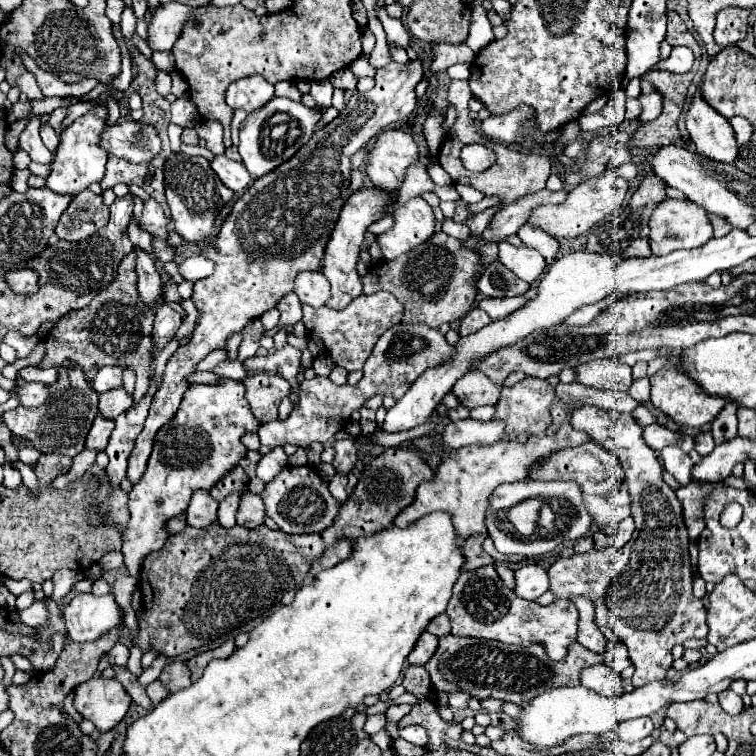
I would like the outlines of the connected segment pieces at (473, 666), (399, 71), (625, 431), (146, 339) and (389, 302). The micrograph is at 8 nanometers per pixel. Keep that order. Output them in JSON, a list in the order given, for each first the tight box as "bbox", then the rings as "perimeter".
[{"bbox":[425,635,603,705],"perimeter":[[[445,635],[439,639],[439,647],[435,655],[425,663],[425,669],[429,671],[437,691],[465,691],[479,701],[493,697],[525,705],[525,701],[531,701],[547,689],[579,685],[579,673],[595,663],[603,663],[603,655],[589,651],[581,643],[573,643],[561,661],[551,661],[541,649],[541,645],[531,645],[529,649],[519,645],[505,645],[501,641],[481,641],[475,637]]]},{"bbox":[127,61,423,483],"perimeter":[[[411,61],[407,65],[399,65],[399,63],[389,63],[387,67],[379,69],[375,75],[375,87],[371,91],[357,91],[349,97],[345,109],[341,115],[337,115],[329,125],[325,125],[323,129],[317,129],[317,133],[313,133],[313,137],[309,139],[309,143],[305,147],[301,147],[289,161],[285,161],[285,165],[277,167],[273,173],[267,173],[265,177],[259,177],[245,193],[243,197],[239,197],[233,205],[231,215],[227,217],[227,221],[221,227],[221,233],[217,235],[217,239],[213,239],[209,245],[201,247],[201,253],[205,257],[209,257],[211,261],[217,263],[215,271],[211,277],[201,279],[195,283],[193,289],[193,303],[199,311],[199,319],[197,319],[197,327],[193,331],[191,341],[177,349],[171,359],[167,361],[161,385],[153,397],[153,405],[149,409],[149,417],[145,421],[145,429],[139,433],[133,453],[129,455],[129,469],[127,469],[127,479],[131,483],[137,483],[145,469],[147,469],[147,461],[151,455],[151,447],[153,447],[153,437],[155,433],[169,423],[177,409],[179,403],[183,399],[185,389],[189,389],[189,375],[197,373],[197,365],[199,361],[215,351],[215,349],[223,349],[225,347],[225,339],[235,333],[241,331],[251,319],[261,317],[265,311],[273,309],[279,299],[287,293],[293,291],[293,283],[295,283],[295,275],[303,269],[309,271],[319,271],[321,269],[321,261],[325,255],[325,245],[331,237],[333,225],[337,225],[337,217],[341,213],[341,207],[345,205],[345,199],[349,197],[349,183],[351,183],[351,157],[365,147],[365,143],[369,139],[373,139],[375,135],[379,135],[381,131],[385,131],[387,125],[405,119],[417,103],[417,95],[415,95],[415,85],[423,79],[423,67],[419,61]]]},{"bbox":[549,407,707,687],"perimeter":[[[585,407],[573,413],[573,429],[589,433],[591,441],[601,443],[601,447],[613,451],[625,471],[625,483],[629,487],[631,495],[631,511],[633,519],[637,523],[637,529],[633,537],[625,543],[621,549],[613,551],[601,551],[601,549],[591,549],[587,553],[575,553],[571,557],[557,557],[557,561],[549,567],[549,579],[551,579],[551,591],[555,593],[557,599],[569,599],[571,595],[585,595],[593,601],[595,605],[595,625],[603,627],[609,625],[619,639],[625,643],[629,649],[629,657],[635,665],[633,673],[633,687],[647,685],[655,679],[665,679],[665,671],[671,667],[673,657],[671,649],[677,643],[683,643],[685,639],[691,637],[707,637],[707,609],[703,599],[697,599],[691,591],[693,585],[693,573],[689,565],[689,539],[687,539],[687,529],[681,517],[681,503],[675,497],[675,491],[663,481],[661,473],[661,461],[659,457],[645,445],[641,433],[643,429],[635,423],[631,413],[617,413],[611,409],[599,409],[599,407]]]},{"bbox":[39,253,153,403],"perimeter":[[[129,253],[119,269],[115,281],[97,293],[85,309],[71,311],[69,317],[63,317],[45,339],[45,355],[39,363],[41,369],[47,367],[81,367],[83,373],[97,373],[103,365],[119,365],[131,369],[137,375],[137,403],[149,385],[149,349],[151,349],[151,329],[153,313],[141,305],[137,297],[137,273],[135,273],[137,255]]]},{"bbox":[303,291,403,371],"perimeter":[[[379,291],[373,295],[361,295],[353,303],[349,303],[343,311],[335,311],[329,307],[313,309],[307,305],[307,313],[303,315],[303,323],[309,337],[317,337],[323,341],[323,351],[331,353],[331,361],[347,371],[363,369],[373,345],[377,339],[391,329],[393,325],[401,323],[403,305],[387,291]]]}]

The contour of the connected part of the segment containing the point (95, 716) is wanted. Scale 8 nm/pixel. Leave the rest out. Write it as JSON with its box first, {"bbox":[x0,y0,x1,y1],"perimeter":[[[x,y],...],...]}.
{"bbox":[75,677,131,733],"perimeter":[[[93,677],[75,689],[75,707],[101,733],[113,729],[129,711],[131,697],[115,679]]]}

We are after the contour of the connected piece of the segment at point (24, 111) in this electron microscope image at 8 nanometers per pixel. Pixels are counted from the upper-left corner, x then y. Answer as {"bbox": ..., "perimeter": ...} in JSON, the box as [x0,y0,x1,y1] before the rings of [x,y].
{"bbox":[7,100,31,125],"perimeter":[[[28,100],[25,103],[18,101],[12,106],[9,112],[7,112],[7,122],[10,125],[15,121],[21,120],[28,117],[28,112],[30,110],[31,101]]]}

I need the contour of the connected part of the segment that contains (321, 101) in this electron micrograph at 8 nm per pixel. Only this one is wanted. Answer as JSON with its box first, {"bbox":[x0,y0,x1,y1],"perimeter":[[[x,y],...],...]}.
{"bbox":[309,79,334,107],"perimeter":[[[329,79],[313,81],[311,83],[311,89],[309,89],[309,93],[311,93],[317,105],[325,107],[331,106],[333,92],[334,87]]]}

